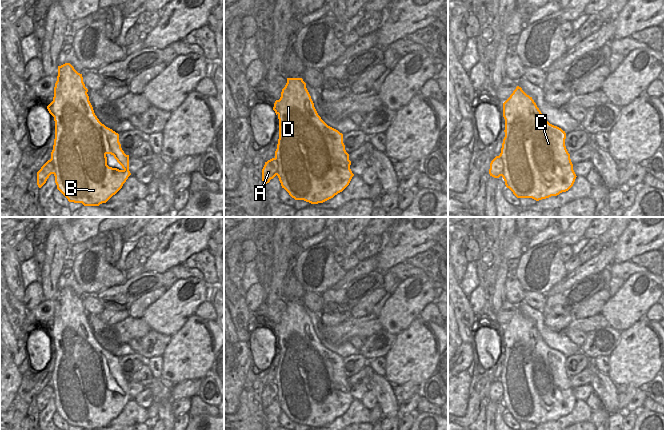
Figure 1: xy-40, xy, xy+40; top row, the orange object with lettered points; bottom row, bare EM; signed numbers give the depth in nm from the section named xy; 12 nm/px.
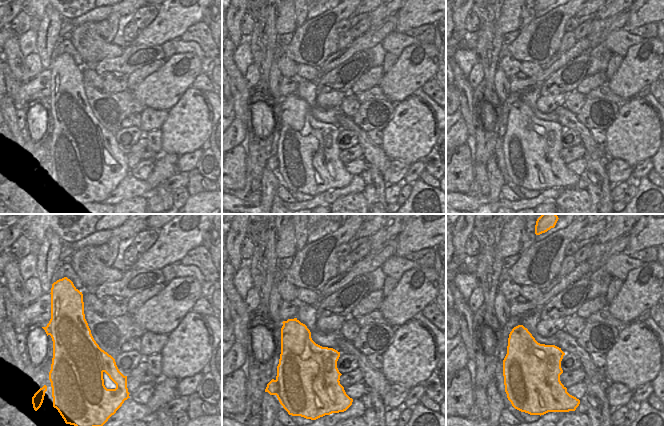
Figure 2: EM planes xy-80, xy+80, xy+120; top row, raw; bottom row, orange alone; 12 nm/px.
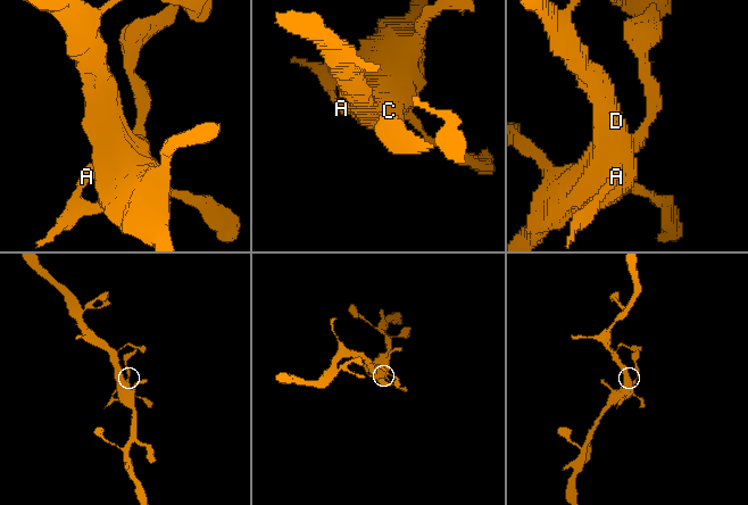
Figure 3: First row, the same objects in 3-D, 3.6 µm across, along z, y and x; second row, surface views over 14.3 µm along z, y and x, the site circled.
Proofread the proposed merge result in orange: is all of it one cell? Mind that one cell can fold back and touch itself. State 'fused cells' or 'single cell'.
fused cells

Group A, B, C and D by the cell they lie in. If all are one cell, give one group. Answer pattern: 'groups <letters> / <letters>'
groups A / B C D

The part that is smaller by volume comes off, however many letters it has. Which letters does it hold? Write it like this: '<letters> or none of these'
A

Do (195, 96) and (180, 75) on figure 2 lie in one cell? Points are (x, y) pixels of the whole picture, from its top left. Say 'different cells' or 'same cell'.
different cells

